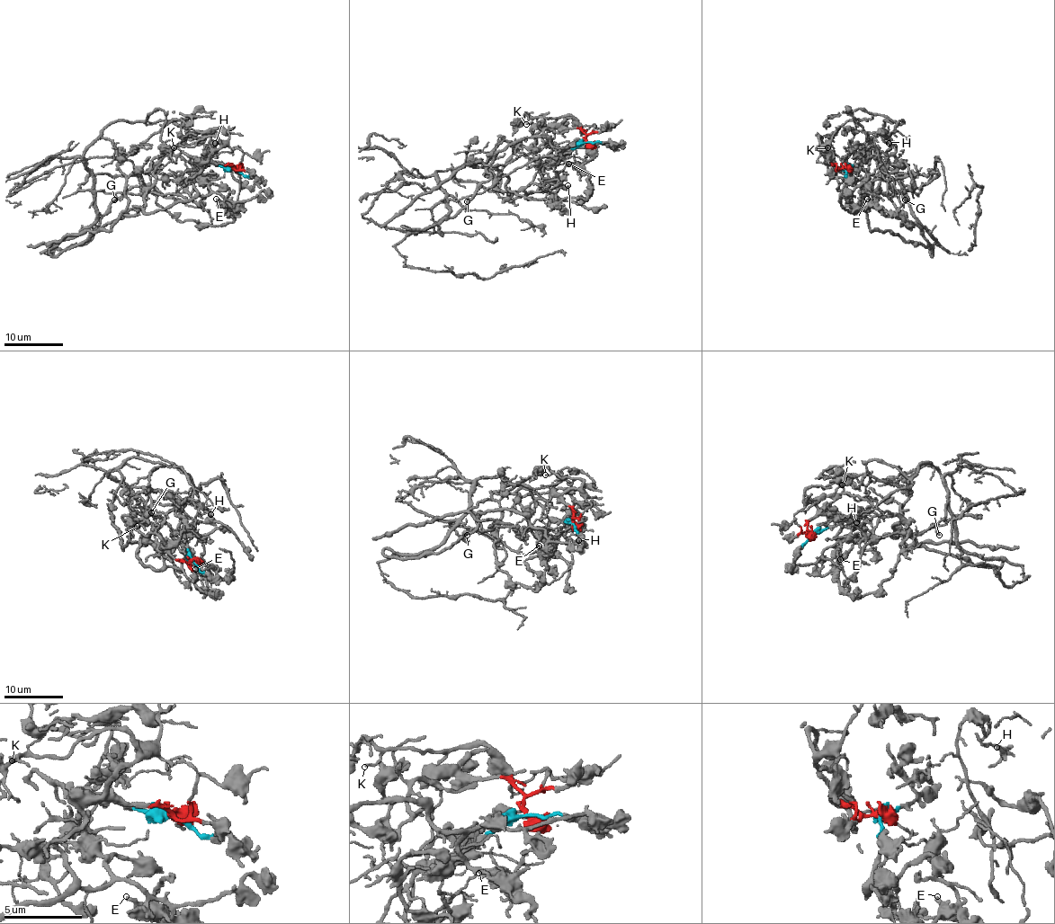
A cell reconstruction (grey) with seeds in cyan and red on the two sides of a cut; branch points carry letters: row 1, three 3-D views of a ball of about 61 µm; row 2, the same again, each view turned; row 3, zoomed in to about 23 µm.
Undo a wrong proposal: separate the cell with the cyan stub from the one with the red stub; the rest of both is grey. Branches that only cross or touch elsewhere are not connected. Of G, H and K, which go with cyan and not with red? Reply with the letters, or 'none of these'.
H

